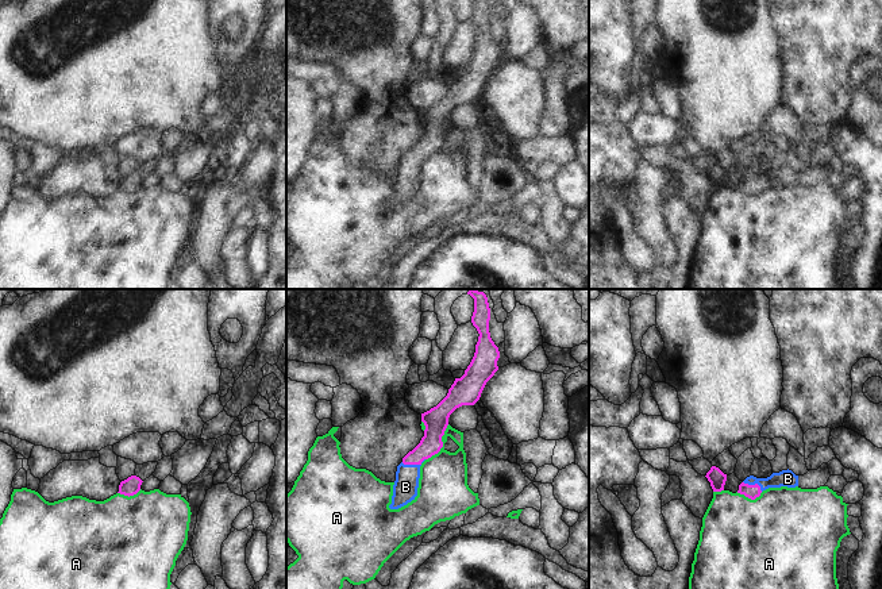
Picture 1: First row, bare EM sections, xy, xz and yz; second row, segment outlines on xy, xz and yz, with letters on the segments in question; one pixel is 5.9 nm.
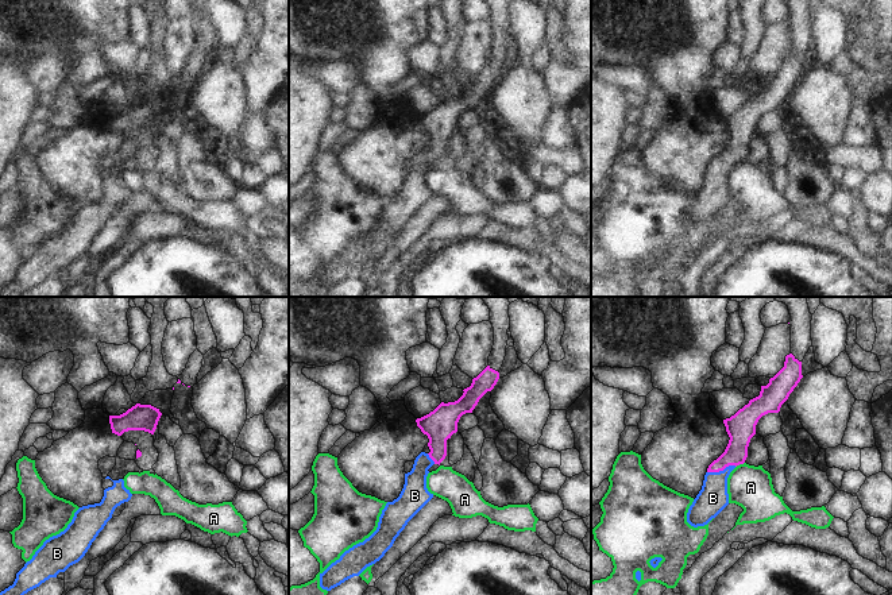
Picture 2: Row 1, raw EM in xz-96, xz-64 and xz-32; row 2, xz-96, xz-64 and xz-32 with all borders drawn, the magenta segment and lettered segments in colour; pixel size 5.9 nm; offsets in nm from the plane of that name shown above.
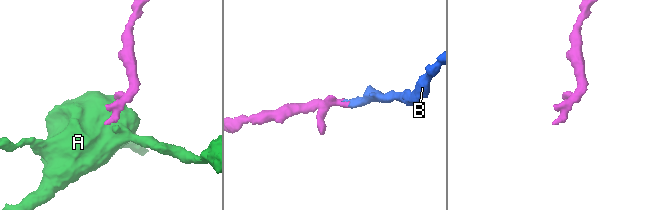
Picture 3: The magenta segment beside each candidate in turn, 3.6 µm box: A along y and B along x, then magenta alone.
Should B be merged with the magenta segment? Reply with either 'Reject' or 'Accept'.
Accept

